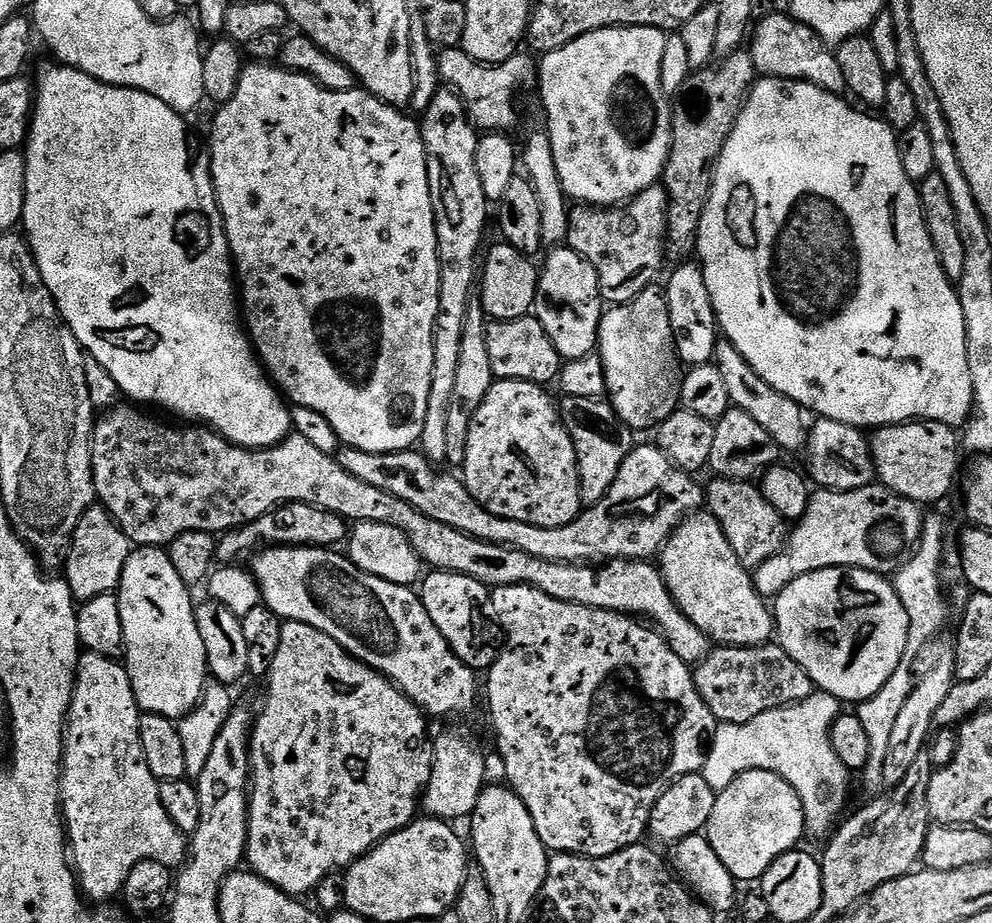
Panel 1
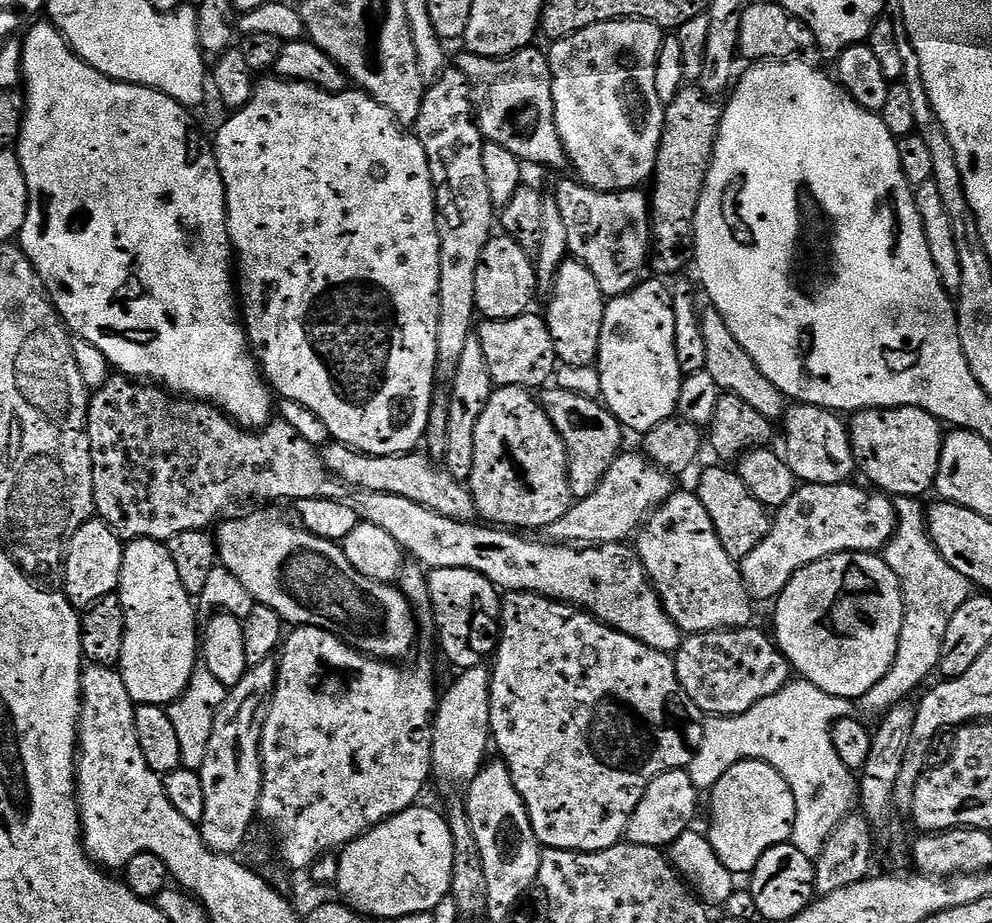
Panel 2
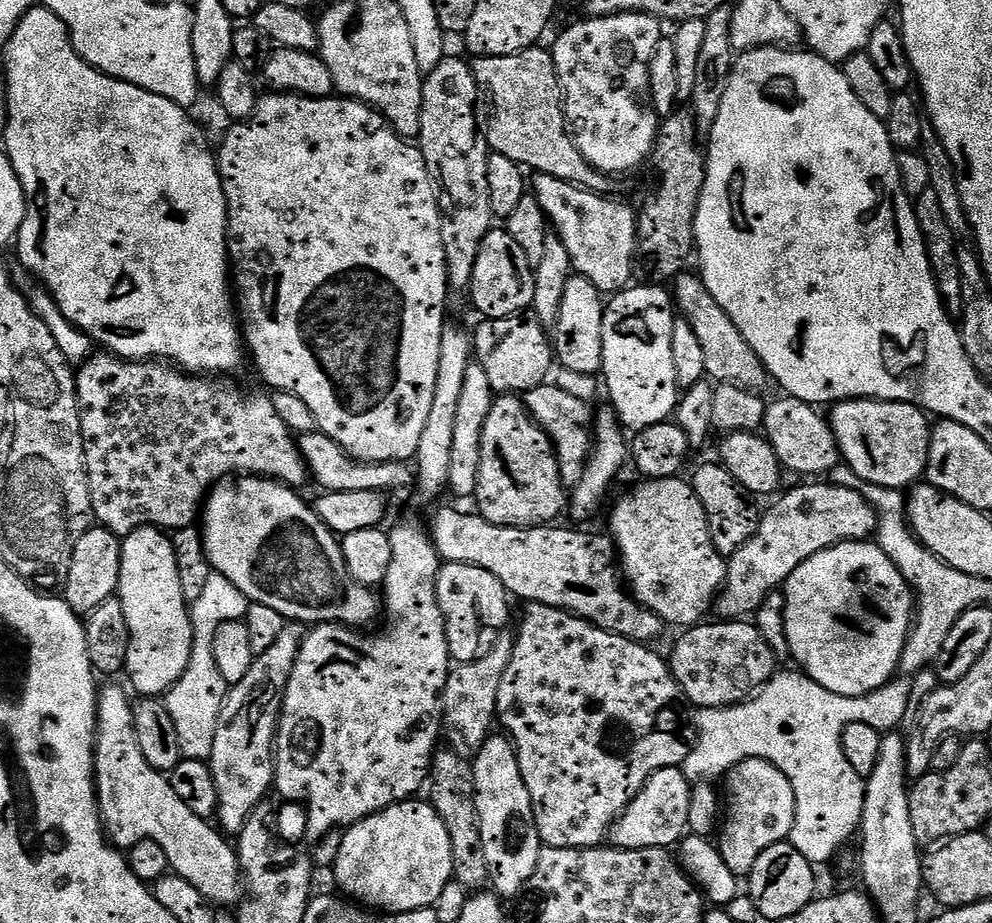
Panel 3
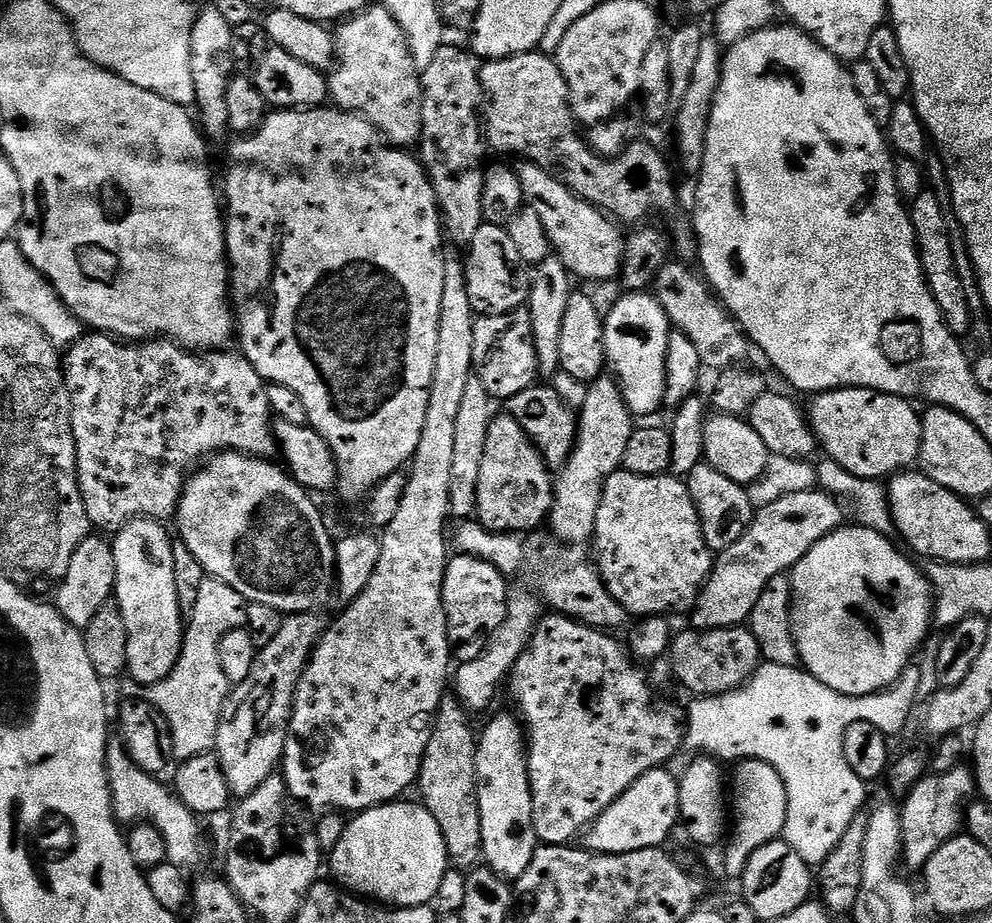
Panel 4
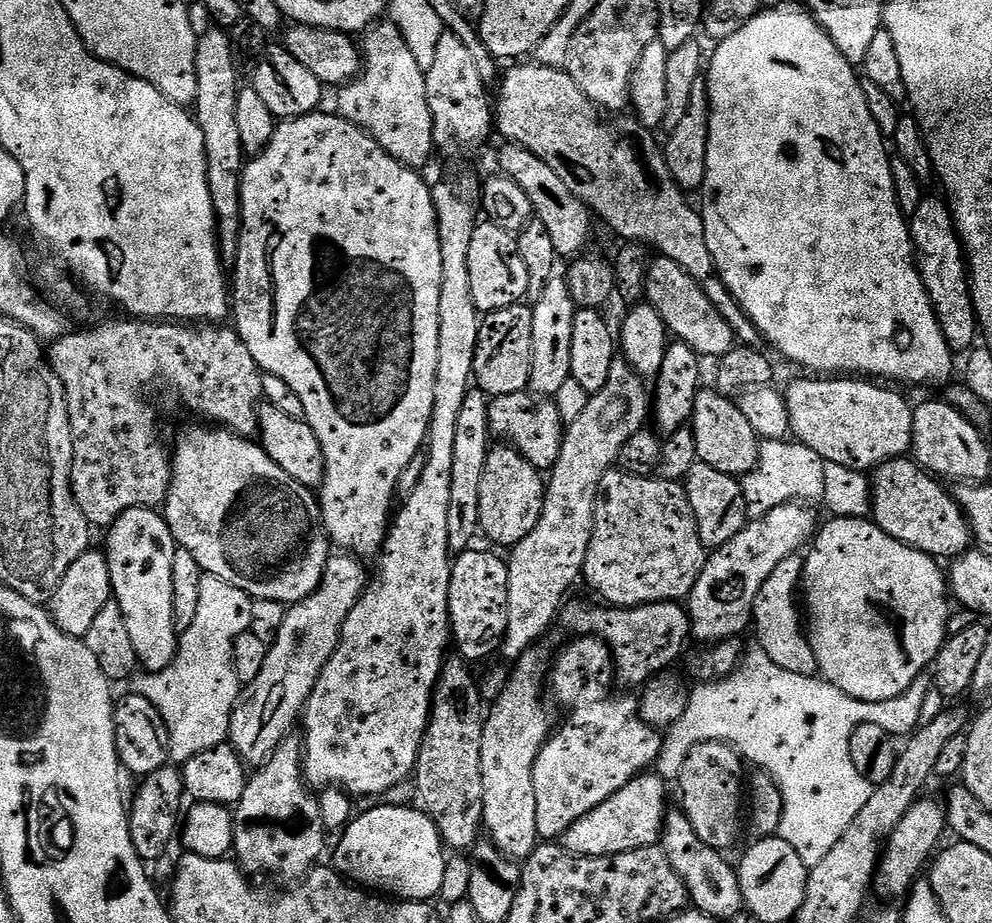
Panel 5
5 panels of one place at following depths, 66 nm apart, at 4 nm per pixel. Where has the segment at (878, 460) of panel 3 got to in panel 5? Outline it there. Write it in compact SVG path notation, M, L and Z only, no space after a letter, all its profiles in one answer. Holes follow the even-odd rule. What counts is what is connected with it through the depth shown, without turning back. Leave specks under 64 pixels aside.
M868 378L808 379L812 380L794 381L786 391L791 435L799 443L810 446L825 461L839 462L865 474L887 460L909 455L914 418L913 405L908 404L906 397Z

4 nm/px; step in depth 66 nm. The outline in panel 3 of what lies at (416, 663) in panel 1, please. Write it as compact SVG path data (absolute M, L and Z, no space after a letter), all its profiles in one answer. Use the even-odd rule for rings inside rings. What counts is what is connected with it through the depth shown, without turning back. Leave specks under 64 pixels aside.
M251 474L221 480L202 505L204 552L213 569L230 578L251 603L271 606L284 616L285 621L305 626L343 624L346 628L367 629L367 624L374 623L379 616L381 619L381 597L352 578L336 533L320 521L315 507L300 495L297 489L289 488L283 482Z

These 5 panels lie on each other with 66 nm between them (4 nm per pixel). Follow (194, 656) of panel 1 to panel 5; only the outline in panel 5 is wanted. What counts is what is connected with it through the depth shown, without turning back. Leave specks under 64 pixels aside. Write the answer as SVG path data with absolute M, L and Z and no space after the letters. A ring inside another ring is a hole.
M151 508L126 510L107 529L108 569L112 594L126 614L126 626L134 641L134 654L145 673L161 672L176 657L178 629L174 622L172 567L177 550L170 526Z

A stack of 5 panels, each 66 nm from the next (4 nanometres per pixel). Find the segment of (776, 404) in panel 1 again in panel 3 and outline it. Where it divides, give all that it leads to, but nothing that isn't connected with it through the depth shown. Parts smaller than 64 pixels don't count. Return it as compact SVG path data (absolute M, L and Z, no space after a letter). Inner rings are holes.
M681 274L677 276L671 285L670 292L674 297L674 308L686 322L690 322L690 327L694 329L694 334L698 337L698 342L702 346L706 370L708 376L713 381L721 384L737 384L739 388L749 390L764 390L770 384L770 377L764 363L754 354L750 342L742 338L738 326L730 322L730 314L714 302L714 294L706 290L703 279L699 275Z

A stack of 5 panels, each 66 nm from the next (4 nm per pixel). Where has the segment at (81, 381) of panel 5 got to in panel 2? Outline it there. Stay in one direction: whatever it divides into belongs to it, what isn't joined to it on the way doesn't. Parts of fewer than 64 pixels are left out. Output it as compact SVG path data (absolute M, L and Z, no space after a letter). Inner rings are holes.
M109 375L108 381L91 393L86 431L94 474L95 515L105 520L125 542L167 542L178 534L186 534L186 530L202 532L211 529L225 514L235 513L239 504L248 504L251 500L295 502L315 496L327 500L349 499L348 485L326 470L316 447L306 442L285 420L273 418L255 430L241 428L214 405L173 394L152 382Z

